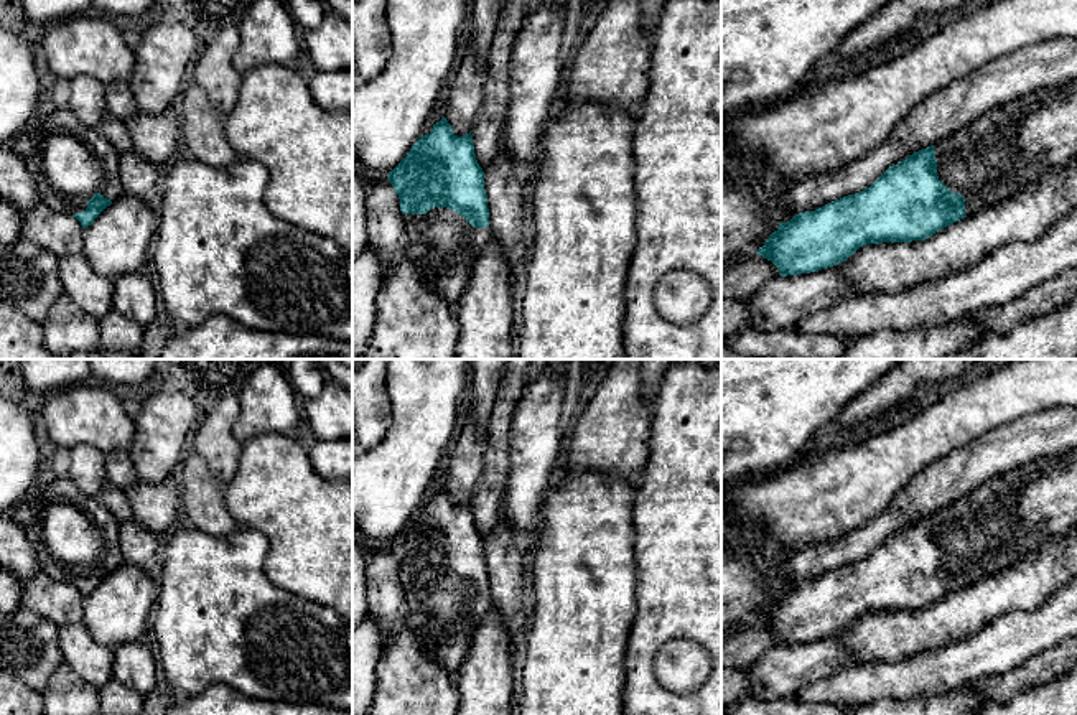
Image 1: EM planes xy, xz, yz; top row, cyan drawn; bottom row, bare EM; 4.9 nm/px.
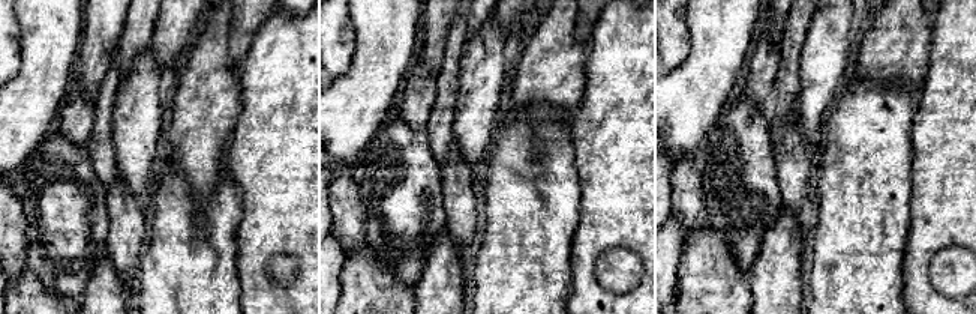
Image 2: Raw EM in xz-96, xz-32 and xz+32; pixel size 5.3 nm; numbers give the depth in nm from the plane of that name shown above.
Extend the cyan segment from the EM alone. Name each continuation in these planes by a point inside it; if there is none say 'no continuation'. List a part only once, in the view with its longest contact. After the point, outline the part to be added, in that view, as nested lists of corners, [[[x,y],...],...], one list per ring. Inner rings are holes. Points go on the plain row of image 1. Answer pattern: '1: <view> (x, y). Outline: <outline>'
1: xz (442, 612). Outline: [[[448,577],[427,583],[402,583],[407,598],[405,624],[418,633],[435,662],[456,677],[474,631],[494,608],[491,596],[473,596]]]

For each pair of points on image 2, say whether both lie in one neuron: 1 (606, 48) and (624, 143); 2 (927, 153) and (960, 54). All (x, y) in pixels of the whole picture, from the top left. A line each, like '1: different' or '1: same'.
1: same
2: same

